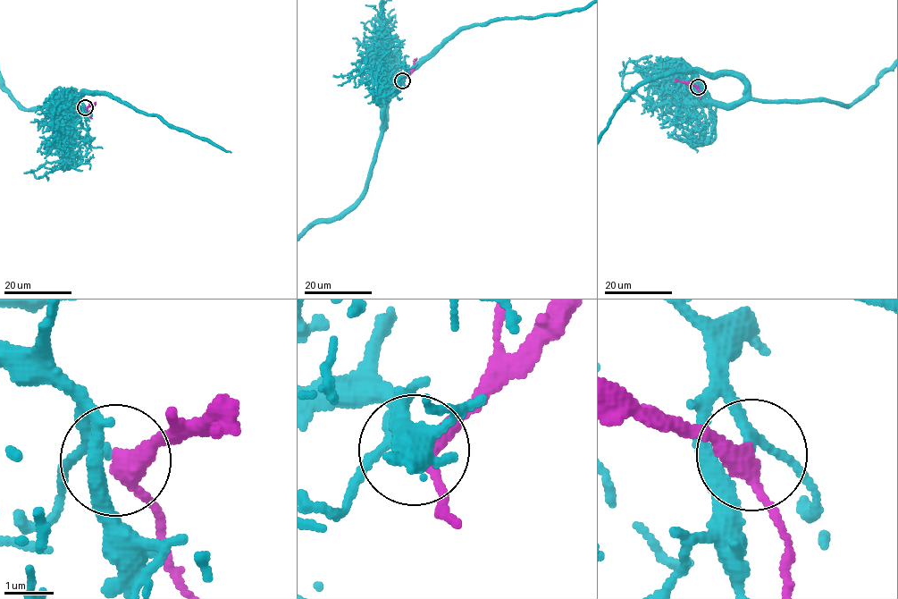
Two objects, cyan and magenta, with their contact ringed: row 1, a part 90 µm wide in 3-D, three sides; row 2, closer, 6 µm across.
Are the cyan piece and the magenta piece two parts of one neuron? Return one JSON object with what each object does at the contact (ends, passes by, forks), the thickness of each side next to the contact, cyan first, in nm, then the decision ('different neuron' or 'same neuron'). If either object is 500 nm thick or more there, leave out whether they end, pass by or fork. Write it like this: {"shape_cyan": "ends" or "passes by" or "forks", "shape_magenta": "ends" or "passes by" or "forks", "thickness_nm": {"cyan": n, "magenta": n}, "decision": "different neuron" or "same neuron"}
{"shape_cyan": "passes by", "shape_magenta": "passes by", "thickness_nm": {"cyan": 160, "magenta": 320}, "decision": "same neuron"}

